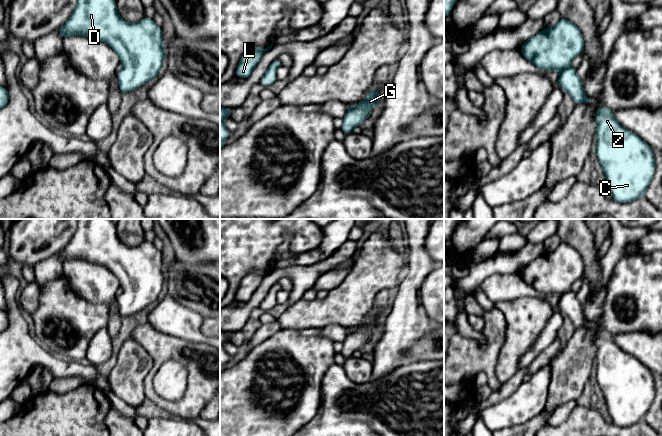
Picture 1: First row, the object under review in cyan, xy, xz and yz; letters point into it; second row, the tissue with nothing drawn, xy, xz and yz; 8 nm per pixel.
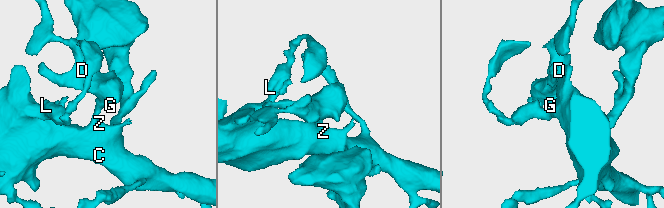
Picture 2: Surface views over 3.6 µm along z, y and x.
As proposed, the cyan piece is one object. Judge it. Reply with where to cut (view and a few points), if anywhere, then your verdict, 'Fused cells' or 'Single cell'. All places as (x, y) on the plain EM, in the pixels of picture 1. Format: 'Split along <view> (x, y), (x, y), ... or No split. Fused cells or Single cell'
No split. Single cell

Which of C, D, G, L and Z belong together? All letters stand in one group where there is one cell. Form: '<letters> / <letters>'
C D G L Z

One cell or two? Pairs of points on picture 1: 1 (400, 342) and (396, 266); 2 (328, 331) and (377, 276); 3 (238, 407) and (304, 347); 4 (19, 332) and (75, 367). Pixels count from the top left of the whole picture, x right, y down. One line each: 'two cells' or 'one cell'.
1: two cells
2: two cells
3: one cell
4: one cell

